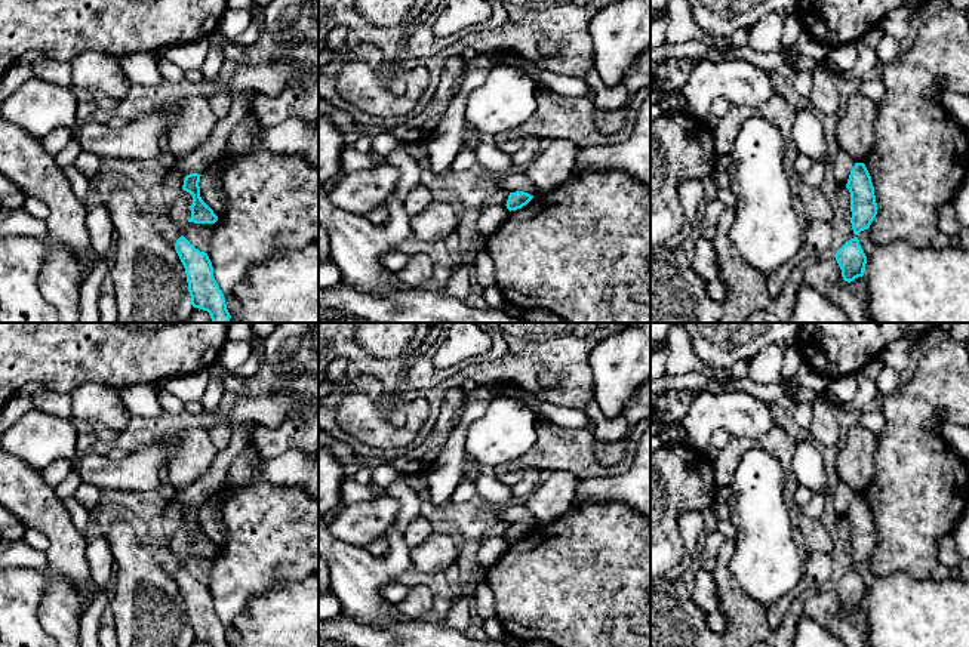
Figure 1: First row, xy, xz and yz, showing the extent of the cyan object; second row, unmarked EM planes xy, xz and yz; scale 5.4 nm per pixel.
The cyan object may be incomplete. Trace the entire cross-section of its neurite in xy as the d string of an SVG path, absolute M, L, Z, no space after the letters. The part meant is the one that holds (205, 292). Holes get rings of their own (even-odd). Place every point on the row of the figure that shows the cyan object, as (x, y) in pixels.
M184 235L176 240L175 250L185 268L191 305L207 311L212 323L230 323L231 315L207 253L196 249Z

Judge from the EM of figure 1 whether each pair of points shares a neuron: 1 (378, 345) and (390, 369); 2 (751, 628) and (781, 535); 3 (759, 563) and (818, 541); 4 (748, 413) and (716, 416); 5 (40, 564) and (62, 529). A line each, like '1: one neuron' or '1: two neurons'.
1: two neurons
2: two neurons
3: two neurons
4: one neuron
5: two neurons

